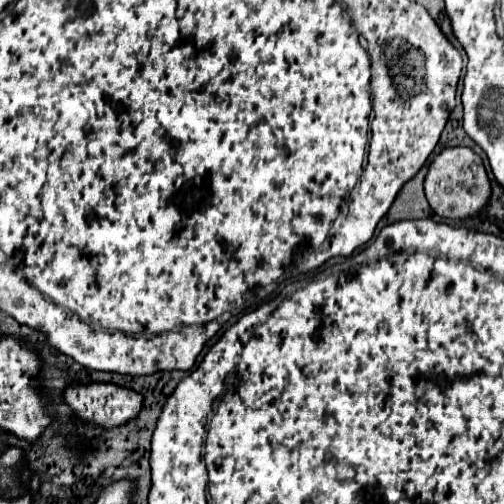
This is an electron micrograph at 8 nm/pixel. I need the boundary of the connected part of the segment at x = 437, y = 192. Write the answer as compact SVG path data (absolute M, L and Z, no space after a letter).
M442 149L428 167L424 191L436 215L446 219L466 219L478 215L486 207L490 199L490 181L482 159L472 149Z

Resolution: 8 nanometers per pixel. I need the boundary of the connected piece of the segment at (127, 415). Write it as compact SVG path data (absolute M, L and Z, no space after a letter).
M92 383L92 385L68 387L66 393L64 393L64 401L70 405L70 409L76 415L80 415L82 421L96 423L104 429L118 427L118 425L126 423L128 419L136 417L140 407L142 407L142 395L140 393L134 393L130 389L118 387L118 385L112 385L112 383Z

